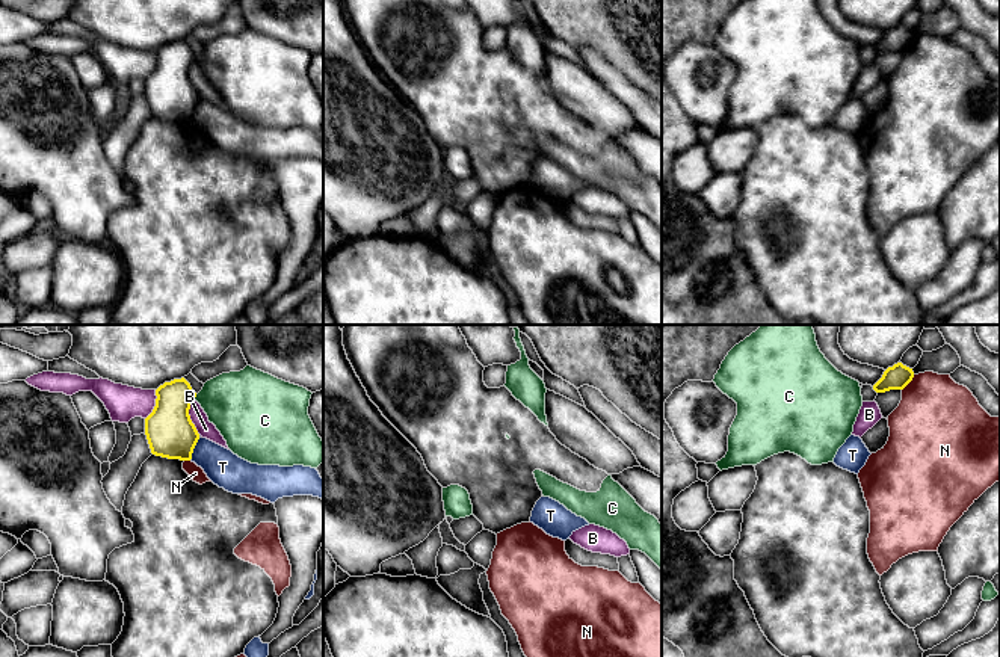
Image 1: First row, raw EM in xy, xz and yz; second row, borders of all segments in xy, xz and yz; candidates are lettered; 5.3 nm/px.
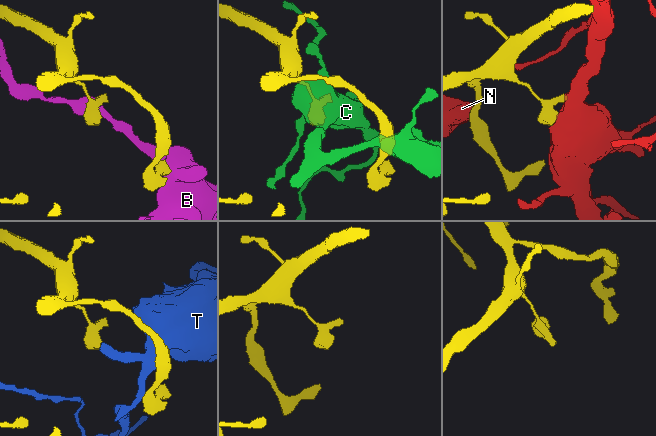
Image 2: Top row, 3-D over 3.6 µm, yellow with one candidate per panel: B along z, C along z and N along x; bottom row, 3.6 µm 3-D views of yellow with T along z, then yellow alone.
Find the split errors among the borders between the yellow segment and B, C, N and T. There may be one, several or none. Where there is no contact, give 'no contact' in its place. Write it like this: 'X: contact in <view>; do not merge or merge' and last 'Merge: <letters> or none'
B: contact in xy; do not merge
C: contact in xy; do not merge
N: contact in yz; do not merge
T: contact in xy; do not merge
Merge: none

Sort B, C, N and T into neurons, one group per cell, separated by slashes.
B / C / N / T

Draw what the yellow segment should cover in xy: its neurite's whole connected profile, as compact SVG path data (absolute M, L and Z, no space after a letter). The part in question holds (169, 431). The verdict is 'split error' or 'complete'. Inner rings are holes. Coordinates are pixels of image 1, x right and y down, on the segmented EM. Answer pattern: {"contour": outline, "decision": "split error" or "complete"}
{"contour": "M181 378L165 382L156 390L156 406L145 418L145 435L156 456L190 461L199 433L189 409L196 393Z", "decision": "complete"}

